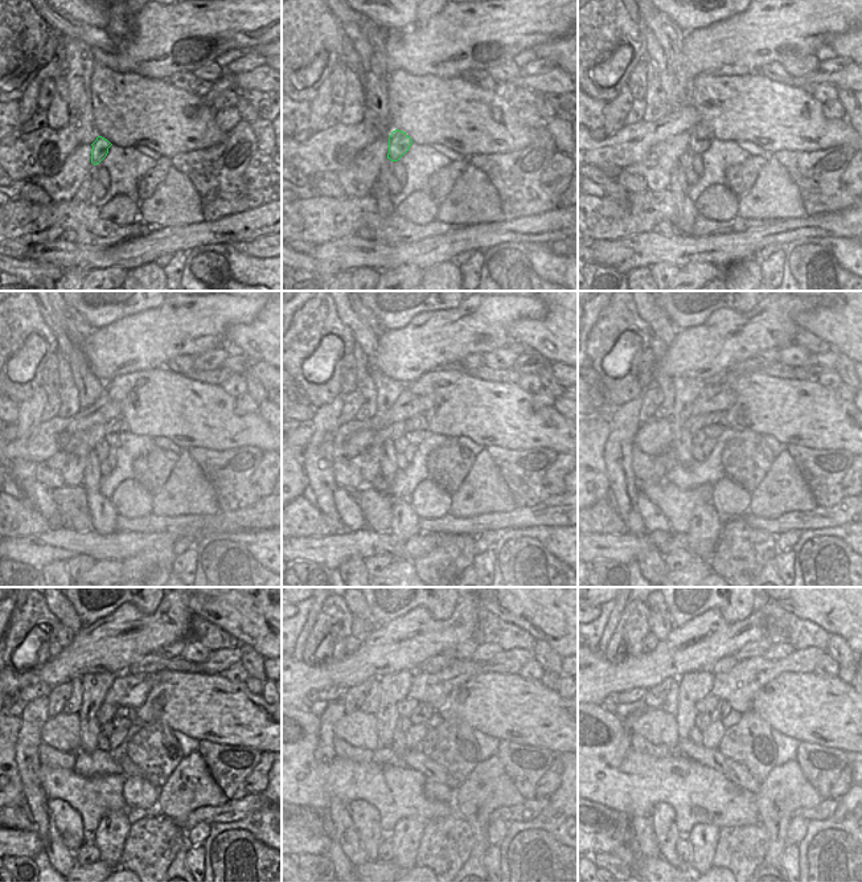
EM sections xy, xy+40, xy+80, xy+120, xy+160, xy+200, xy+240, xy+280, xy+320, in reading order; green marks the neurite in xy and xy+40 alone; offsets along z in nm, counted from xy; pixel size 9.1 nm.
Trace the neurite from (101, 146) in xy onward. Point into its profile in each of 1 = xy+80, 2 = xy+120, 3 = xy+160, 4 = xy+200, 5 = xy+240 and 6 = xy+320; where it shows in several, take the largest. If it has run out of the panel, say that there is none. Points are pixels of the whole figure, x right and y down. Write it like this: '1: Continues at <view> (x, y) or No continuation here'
1: Continues at xy+80 (700, 140)
2: Continues at xy+120 (115, 429)
3: Continues at xy+160 (415, 427)
4: Continues at xy+200 (715, 422)
5: Continues at xy+240 (124, 716)
6: Continues at xy+320 (722, 709)

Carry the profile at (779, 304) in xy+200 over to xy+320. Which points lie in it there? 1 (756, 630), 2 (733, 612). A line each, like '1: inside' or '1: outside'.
1: inside
2: outside

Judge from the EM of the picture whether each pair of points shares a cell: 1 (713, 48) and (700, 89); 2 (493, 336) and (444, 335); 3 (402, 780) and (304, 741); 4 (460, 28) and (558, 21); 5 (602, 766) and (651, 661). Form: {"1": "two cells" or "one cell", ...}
{"1": "two cells", "2": "one cell", "3": "one cell", "4": "one cell", "5": "two cells"}

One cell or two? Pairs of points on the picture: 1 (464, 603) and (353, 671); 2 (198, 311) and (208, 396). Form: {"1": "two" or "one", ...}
{"1": "one", "2": "two"}

